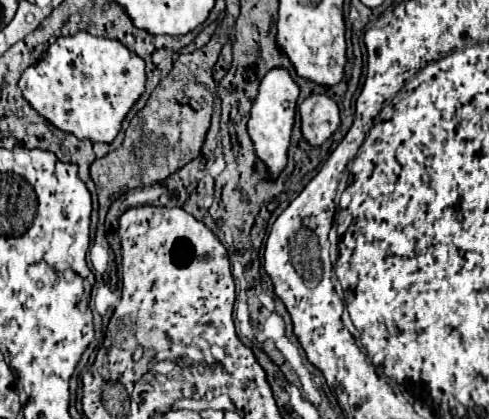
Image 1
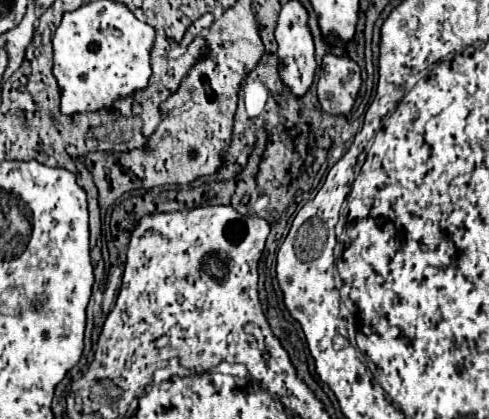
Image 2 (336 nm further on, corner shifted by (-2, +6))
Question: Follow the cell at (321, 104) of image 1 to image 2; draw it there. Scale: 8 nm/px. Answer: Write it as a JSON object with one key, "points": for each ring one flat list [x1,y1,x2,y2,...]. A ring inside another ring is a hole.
{"points":[[325,54,317,84,321,108,327,114,349,114,361,88,361,68,349,56]]}

